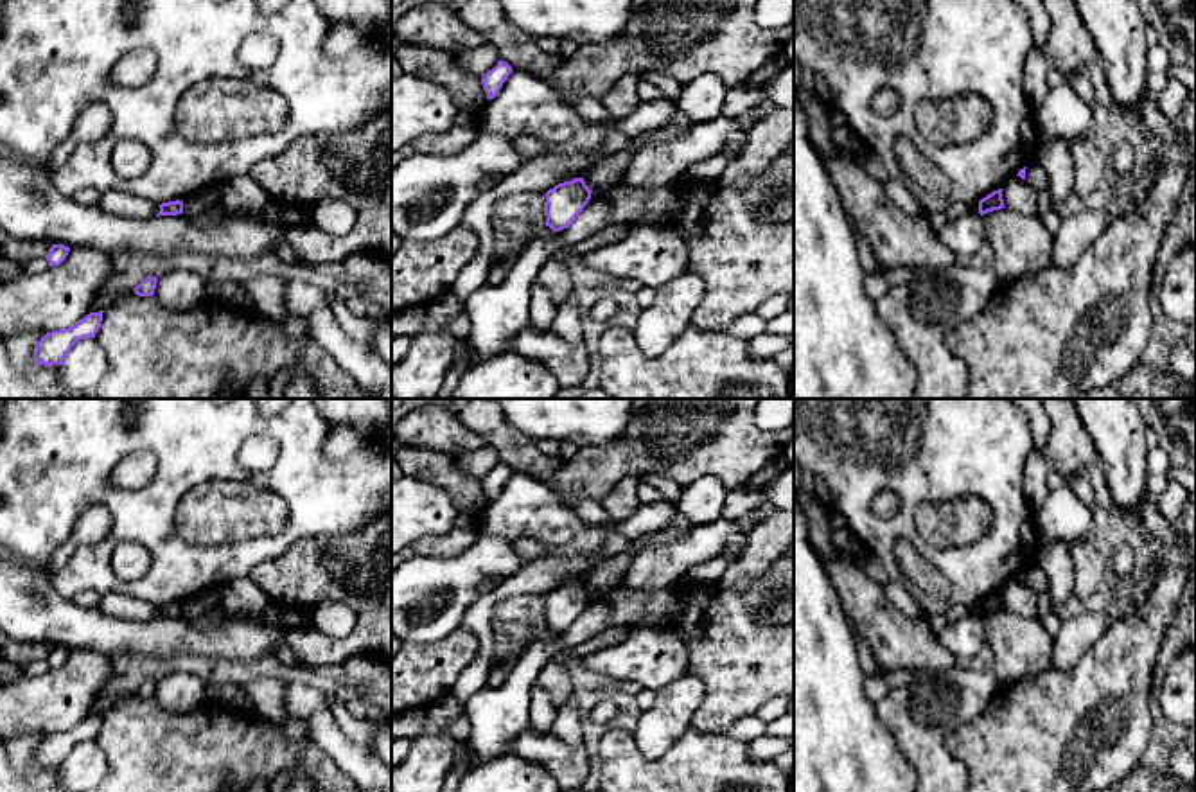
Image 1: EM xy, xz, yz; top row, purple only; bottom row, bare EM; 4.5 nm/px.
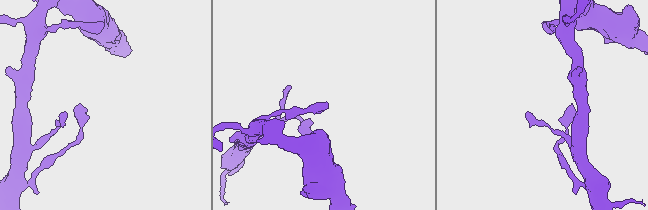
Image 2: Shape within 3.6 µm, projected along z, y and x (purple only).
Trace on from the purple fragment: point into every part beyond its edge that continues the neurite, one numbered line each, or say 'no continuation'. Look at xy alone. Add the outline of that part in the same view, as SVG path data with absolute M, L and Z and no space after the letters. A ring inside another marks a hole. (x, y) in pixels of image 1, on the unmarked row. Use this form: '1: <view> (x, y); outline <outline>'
no continuation

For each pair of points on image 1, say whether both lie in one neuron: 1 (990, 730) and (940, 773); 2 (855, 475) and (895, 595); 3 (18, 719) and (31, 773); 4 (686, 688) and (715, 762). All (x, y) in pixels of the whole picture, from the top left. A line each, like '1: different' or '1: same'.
1: different
2: different
3: different
4: different

